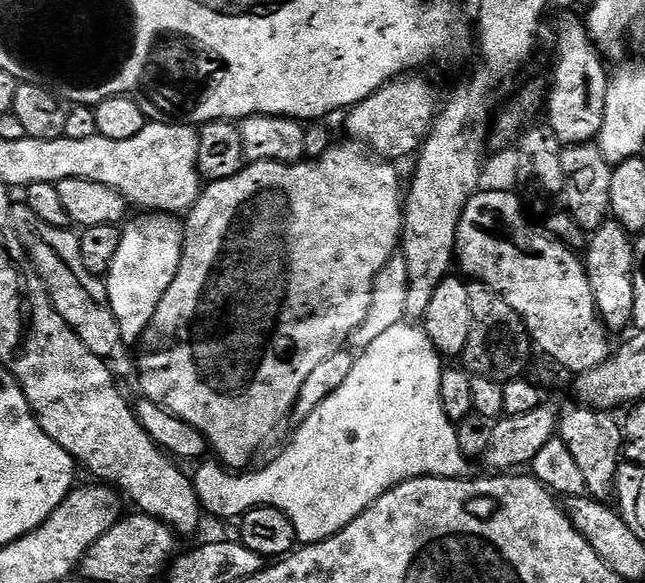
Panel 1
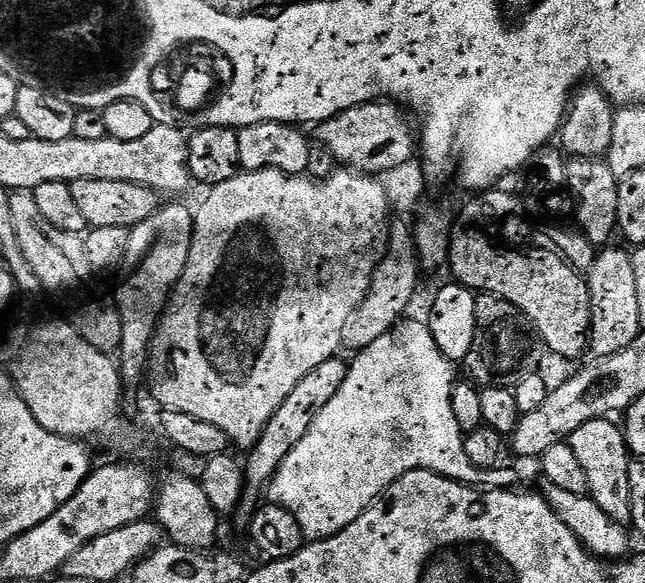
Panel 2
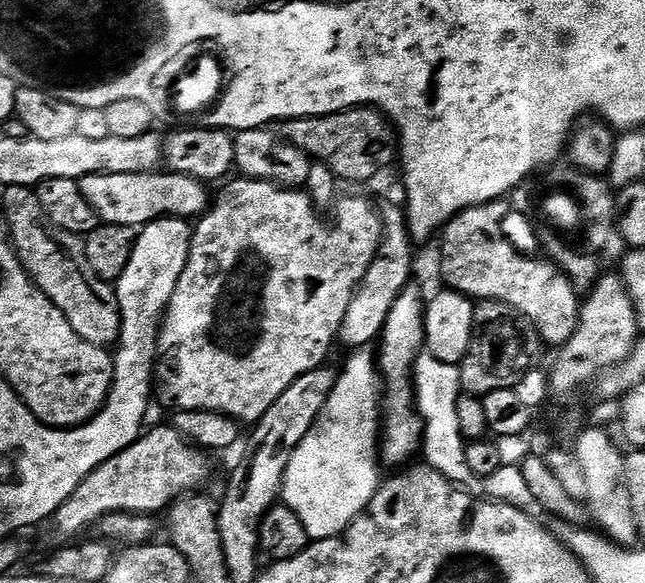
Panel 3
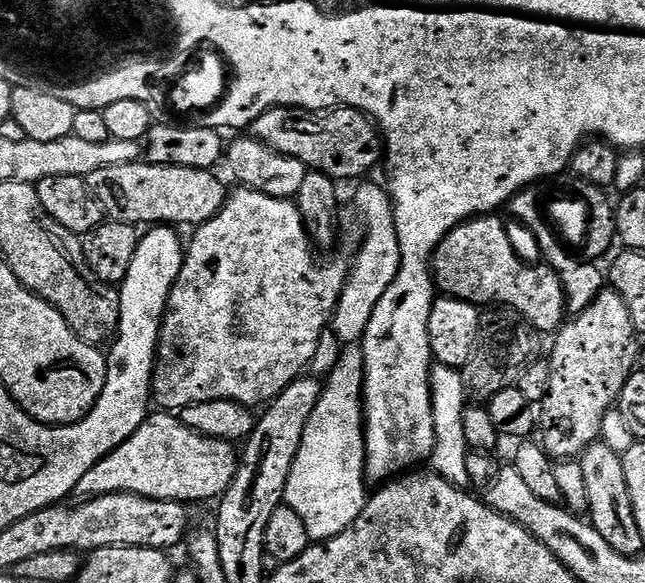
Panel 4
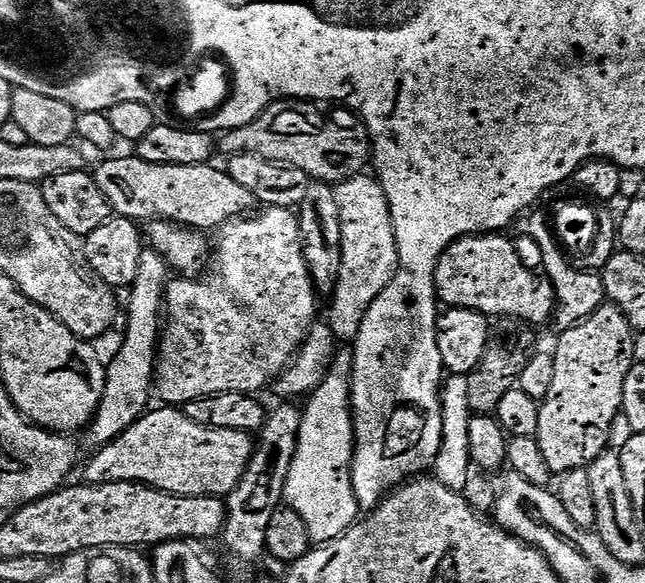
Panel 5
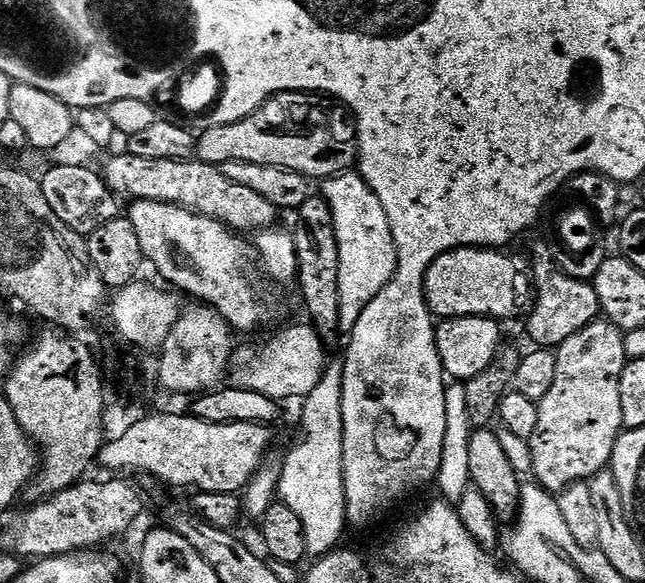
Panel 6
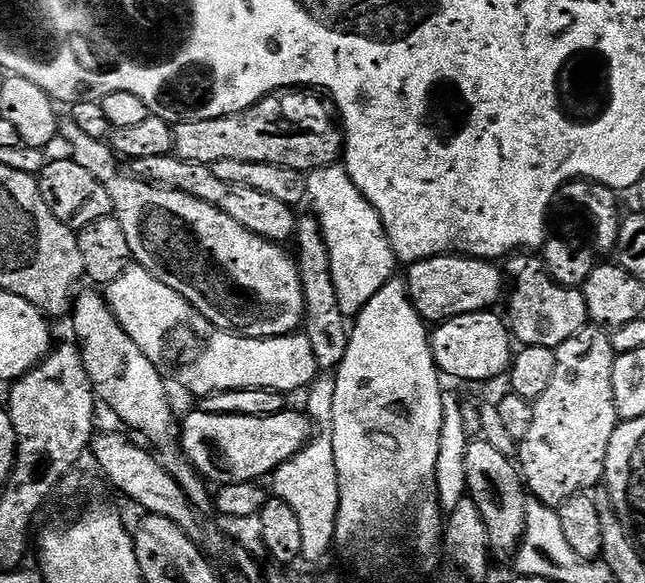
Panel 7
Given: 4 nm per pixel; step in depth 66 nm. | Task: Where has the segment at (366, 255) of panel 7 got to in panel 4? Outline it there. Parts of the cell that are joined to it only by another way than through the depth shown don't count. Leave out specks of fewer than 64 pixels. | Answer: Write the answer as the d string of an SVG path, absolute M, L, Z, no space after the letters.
M361 183L356 192L356 212L364 223L364 245L360 248L360 257L356 265L351 265L348 281L340 295L336 312L332 316L330 330L339 336L341 345L360 344L364 339L366 326L370 326L370 316L382 299L382 294L390 290L390 282L398 274L400 265L400 247L398 246L398 230L394 218L394 204L388 195L387 187L376 184Z

